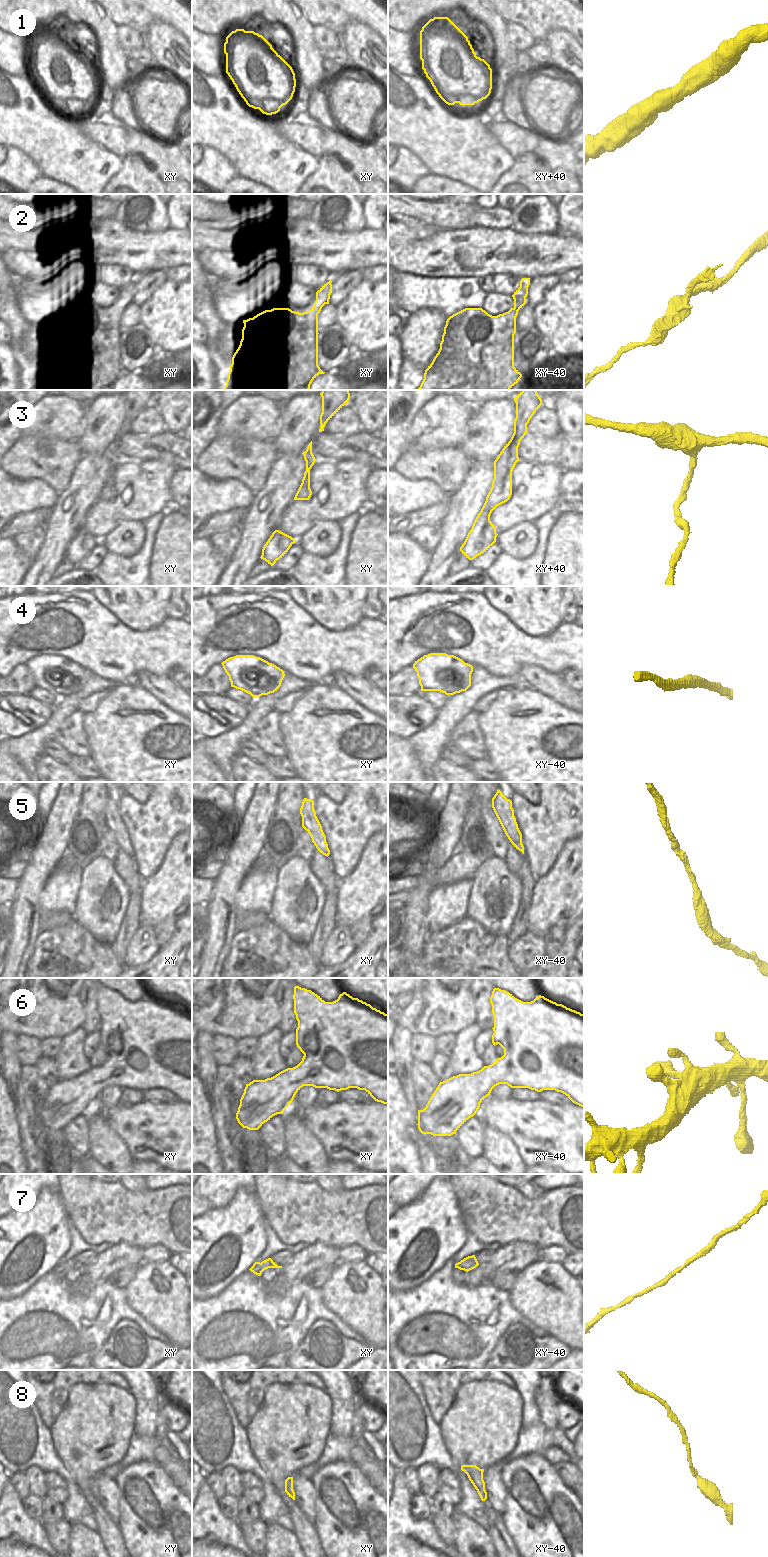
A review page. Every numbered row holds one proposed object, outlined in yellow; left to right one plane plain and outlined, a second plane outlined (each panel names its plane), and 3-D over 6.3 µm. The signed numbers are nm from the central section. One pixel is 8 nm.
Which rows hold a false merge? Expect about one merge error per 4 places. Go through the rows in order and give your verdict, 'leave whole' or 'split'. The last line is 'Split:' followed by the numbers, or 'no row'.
1: leave whole
2: split
3: leave whole
4: leave whole
5: leave whole
6: leave whole
7: leave whole
8: leave whole
Split: 2

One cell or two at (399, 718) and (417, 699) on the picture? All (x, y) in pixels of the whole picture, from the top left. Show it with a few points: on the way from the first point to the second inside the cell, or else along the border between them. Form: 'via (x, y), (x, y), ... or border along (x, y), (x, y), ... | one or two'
via (403, 713), (412, 704) | one

